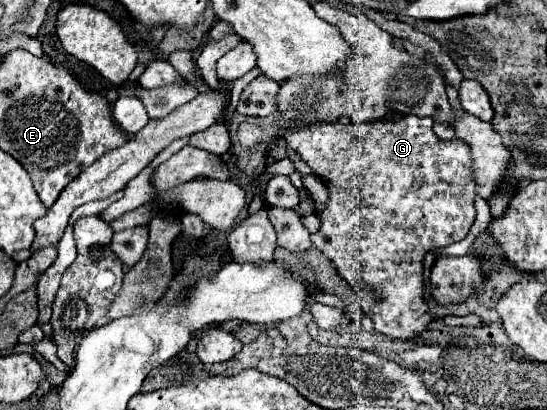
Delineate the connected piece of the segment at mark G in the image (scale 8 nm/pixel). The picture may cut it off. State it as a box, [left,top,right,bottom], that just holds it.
[282,113,476,339]

